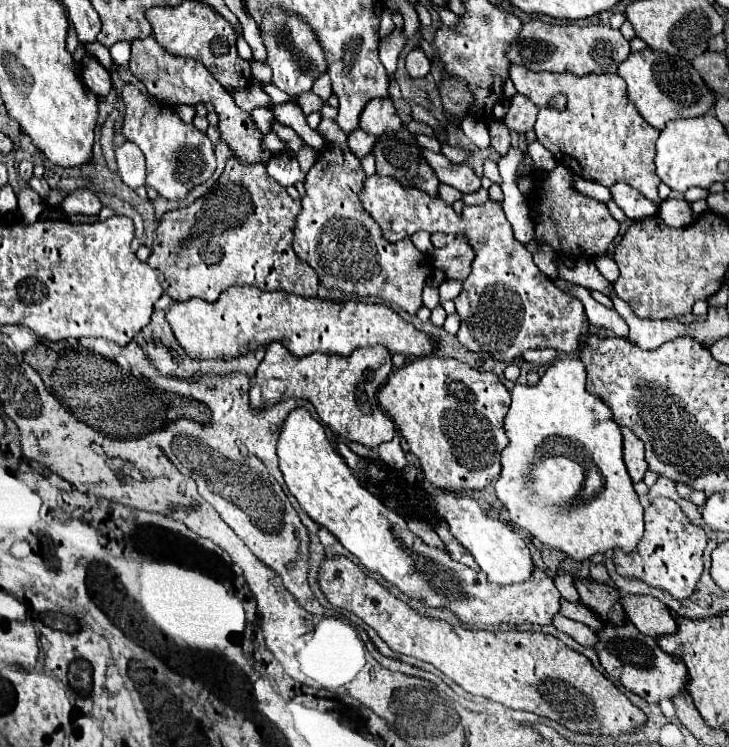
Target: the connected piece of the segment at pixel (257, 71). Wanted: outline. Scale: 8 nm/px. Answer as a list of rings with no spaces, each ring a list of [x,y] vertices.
[[[252,63],[252,75],[260,83],[272,83],[272,69],[266,63]]]

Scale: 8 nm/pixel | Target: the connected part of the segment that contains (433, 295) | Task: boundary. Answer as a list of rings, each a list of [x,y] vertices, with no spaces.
[[[426,285],[424,287],[424,293],[422,293],[422,301],[428,309],[434,309],[440,305],[440,297],[438,297],[438,287],[432,287],[432,285]]]

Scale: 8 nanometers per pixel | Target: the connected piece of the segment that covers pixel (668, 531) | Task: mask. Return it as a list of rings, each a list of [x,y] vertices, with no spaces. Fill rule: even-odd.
[[[658,497],[644,505],[644,537],[636,545],[632,553],[624,553],[620,549],[614,549],[614,565],[616,571],[622,577],[632,577],[646,581],[652,587],[668,591],[674,599],[686,599],[694,593],[696,583],[702,575],[702,553],[706,549],[706,533],[702,527],[690,523],[686,515],[678,509],[678,505],[672,499]]]

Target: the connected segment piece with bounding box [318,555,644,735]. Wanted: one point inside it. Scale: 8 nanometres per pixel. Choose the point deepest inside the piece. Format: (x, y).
(534, 672)

